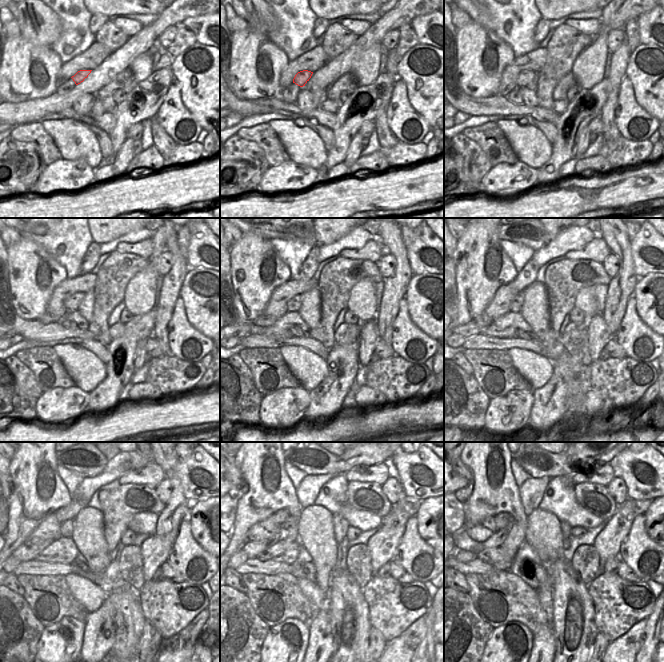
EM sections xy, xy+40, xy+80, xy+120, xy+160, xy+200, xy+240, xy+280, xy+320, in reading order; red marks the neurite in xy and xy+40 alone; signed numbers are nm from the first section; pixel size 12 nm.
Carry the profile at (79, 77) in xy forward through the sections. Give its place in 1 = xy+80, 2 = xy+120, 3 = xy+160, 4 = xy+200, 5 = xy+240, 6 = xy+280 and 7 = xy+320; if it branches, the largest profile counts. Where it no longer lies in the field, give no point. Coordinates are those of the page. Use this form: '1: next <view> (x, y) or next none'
1: next xy+80 (525, 76)
2: next xy+120 (72, 303)
3: next xy+160 (294, 303)
4: next xy+200 (517, 302)
5: next xy+240 (66, 528)
6: next xy+280 (289, 528)
7: next xy+320 (510, 523)

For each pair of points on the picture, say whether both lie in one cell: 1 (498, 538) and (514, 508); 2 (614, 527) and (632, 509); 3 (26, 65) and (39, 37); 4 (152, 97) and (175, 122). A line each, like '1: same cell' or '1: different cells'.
1: different cells
2: same cell
3: different cells
4: different cells

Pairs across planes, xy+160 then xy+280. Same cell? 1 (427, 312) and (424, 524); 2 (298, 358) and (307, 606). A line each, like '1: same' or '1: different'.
1: same
2: different

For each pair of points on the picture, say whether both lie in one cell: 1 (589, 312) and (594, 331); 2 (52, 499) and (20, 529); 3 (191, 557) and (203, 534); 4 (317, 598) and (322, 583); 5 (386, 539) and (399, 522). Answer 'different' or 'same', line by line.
1: different
2: same
3: different
4: different
5: same

